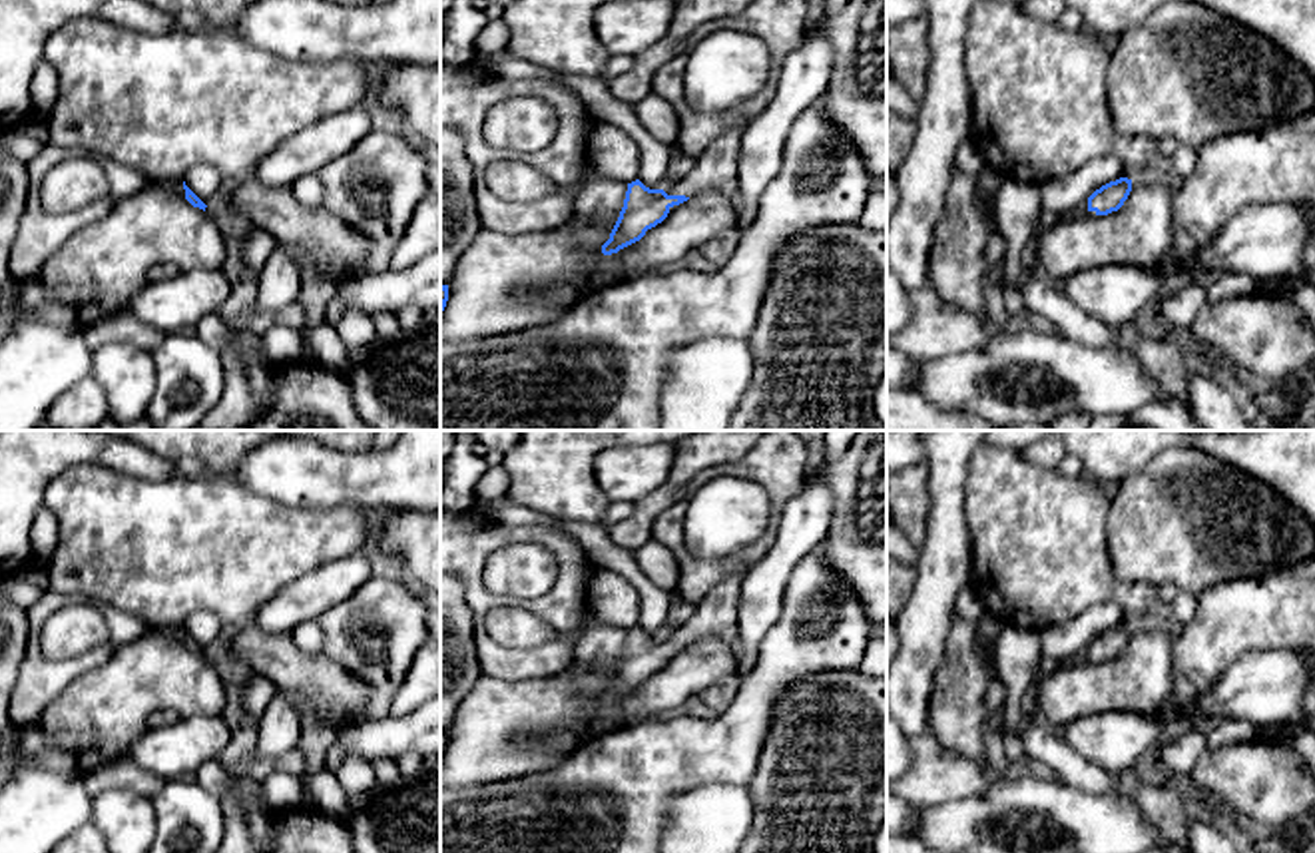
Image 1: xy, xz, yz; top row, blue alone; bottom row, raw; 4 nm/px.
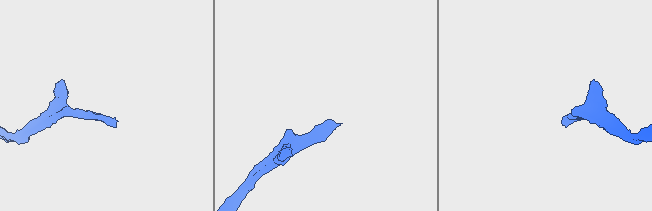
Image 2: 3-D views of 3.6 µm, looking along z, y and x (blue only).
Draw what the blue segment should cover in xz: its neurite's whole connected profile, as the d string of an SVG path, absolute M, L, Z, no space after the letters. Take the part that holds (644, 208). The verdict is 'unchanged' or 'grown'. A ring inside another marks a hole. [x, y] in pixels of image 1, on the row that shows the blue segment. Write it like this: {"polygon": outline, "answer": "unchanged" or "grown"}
{"polygon": "M747 124L733 126L717 136L707 149L695 157L693 169L667 189L650 189L640 179L628 183L624 207L602 245L604 255L640 241L648 229L661 223L673 205L709 191L725 195L737 211L743 211L745 197L739 185L739 145Z", "answer": "grown"}

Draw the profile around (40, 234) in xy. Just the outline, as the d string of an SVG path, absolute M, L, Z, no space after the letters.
M48 145L40 157L26 163L30 171L30 193L12 251L12 271L16 279L36 275L80 229L100 221L118 201L135 195L149 183L133 167L116 159L102 159L110 191L74 211L50 213L40 201L42 179L54 165L72 155L74 151L70 149Z

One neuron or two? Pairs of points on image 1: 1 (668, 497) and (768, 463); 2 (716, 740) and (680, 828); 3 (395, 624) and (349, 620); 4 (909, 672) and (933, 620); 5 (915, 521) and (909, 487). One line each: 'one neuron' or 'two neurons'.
1: two neurons
2: two neurons
3: one neuron
4: one neuron
5: one neuron

